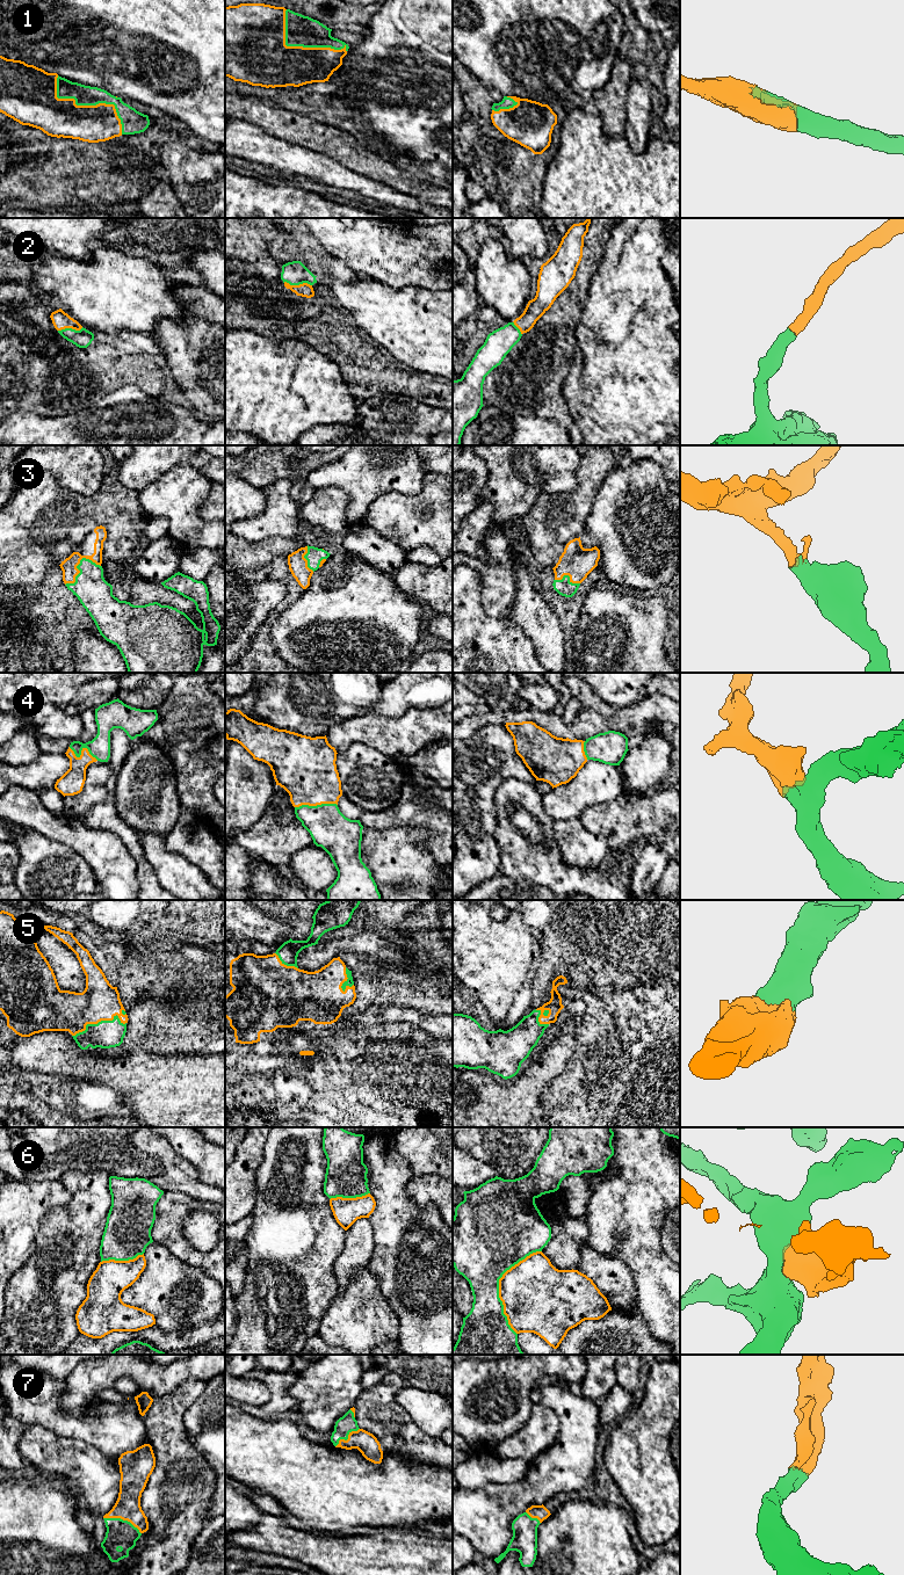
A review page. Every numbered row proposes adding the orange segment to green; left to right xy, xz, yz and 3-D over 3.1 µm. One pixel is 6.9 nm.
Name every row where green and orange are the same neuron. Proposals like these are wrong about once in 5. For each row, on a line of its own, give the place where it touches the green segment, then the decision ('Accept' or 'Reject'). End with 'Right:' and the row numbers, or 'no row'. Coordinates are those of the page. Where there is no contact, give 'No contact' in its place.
1: Touches green at xy (88, 104). Accept
2: Touches green at xz (297, 284). Accept
3: Touches green at xy (77, 566). Accept
4: Touches green at xz (317, 805). Accept
5: Touches green at xy (99, 1022). Accept
6: Touches green at yz (498, 1285). Reject
7: Touches green at xy (122, 1519). Accept
Right: 1, 2, 3, 4, 5, 7

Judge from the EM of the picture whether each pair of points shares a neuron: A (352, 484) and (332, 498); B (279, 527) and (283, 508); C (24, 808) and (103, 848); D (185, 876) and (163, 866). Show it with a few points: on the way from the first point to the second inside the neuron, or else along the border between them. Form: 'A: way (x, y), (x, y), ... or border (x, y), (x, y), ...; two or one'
A: border (316, 488), (338, 486), (348, 499), (346, 516); two
B: way (279, 522), (281, 513); one
C: way (44, 821), (53, 827), (73, 832), (84, 840); one
D: way (179, 876), (168, 866); one

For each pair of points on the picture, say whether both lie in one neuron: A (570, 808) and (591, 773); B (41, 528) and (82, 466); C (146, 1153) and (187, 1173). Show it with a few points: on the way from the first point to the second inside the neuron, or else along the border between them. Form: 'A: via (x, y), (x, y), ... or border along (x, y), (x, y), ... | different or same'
A: via (573, 799), (591, 782) | same
B: border along (48, 471), (60, 485), (71, 491), (94, 493) | different
C: via (157, 1162), (170, 1173), (176, 1173) | same

